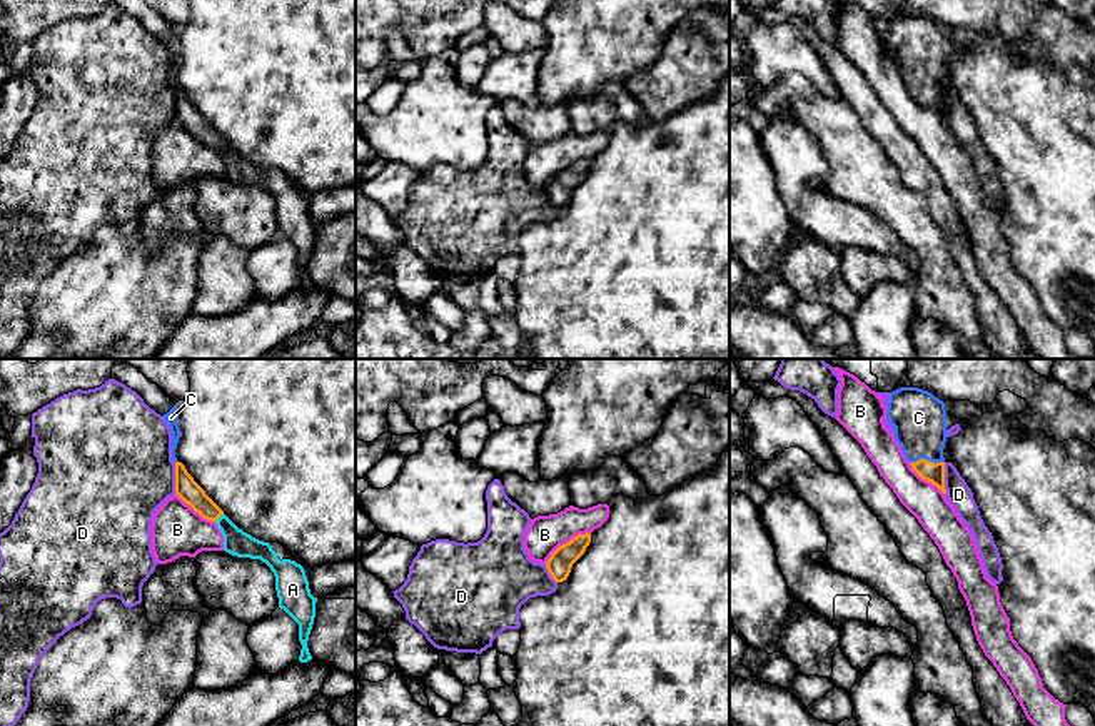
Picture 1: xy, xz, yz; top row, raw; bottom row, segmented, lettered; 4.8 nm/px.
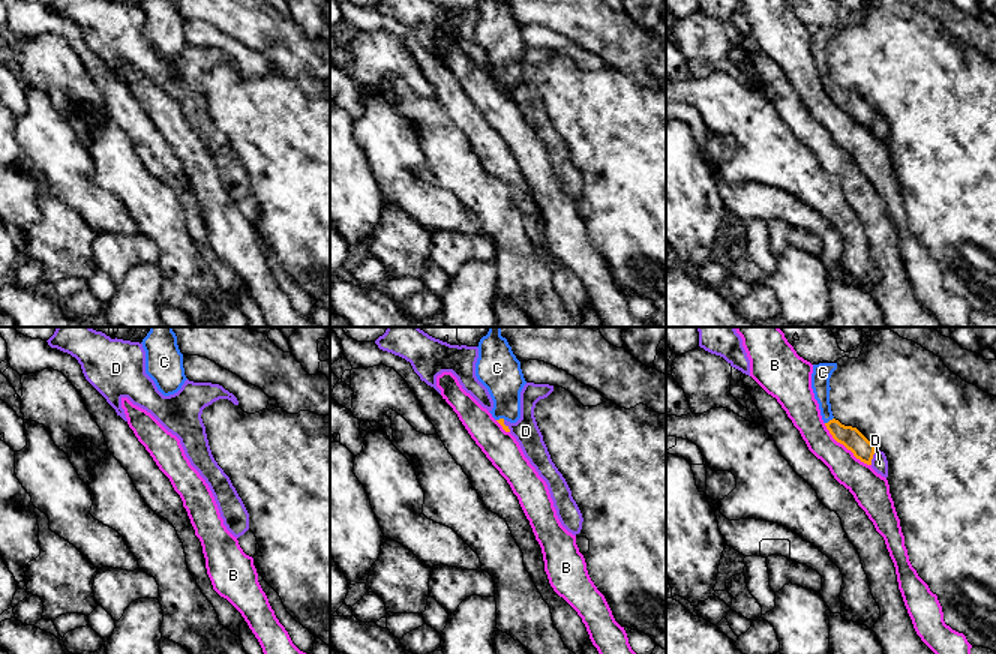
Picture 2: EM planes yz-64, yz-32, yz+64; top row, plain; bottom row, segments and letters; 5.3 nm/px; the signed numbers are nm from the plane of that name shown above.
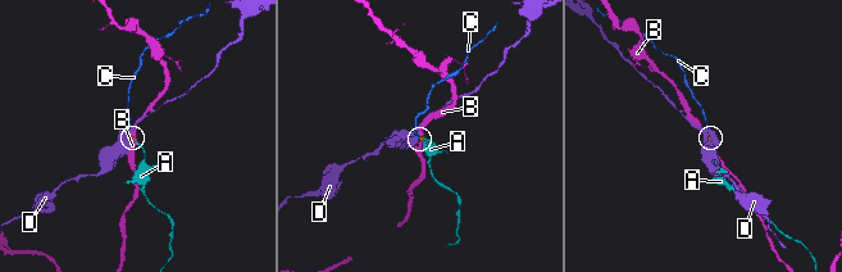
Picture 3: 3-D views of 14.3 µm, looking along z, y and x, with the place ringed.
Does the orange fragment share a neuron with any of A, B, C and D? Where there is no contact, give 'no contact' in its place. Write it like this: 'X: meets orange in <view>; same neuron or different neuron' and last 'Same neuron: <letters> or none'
A: meets orange in xy; same neuron
B: meets orange in xz; different neuron
C: meets orange in yz; same neuron
D: meets orange in yz; different neuron
Same neuron: A, C

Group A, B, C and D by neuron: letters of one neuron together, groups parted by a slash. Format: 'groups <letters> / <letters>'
groups A C / B / D

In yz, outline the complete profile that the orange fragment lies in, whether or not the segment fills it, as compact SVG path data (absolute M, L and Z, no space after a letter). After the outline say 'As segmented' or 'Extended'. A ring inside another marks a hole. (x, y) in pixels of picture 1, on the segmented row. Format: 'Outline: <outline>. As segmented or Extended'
Outline: M900 387L890 394L886 417L895 427L911 469L925 481L945 489L946 409L945 402L918 387Z. Extended

